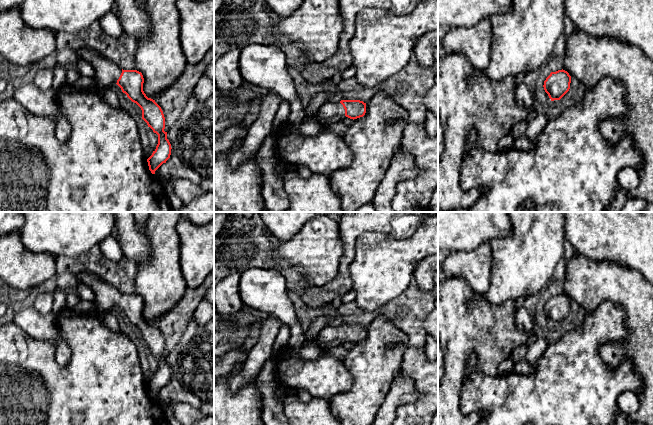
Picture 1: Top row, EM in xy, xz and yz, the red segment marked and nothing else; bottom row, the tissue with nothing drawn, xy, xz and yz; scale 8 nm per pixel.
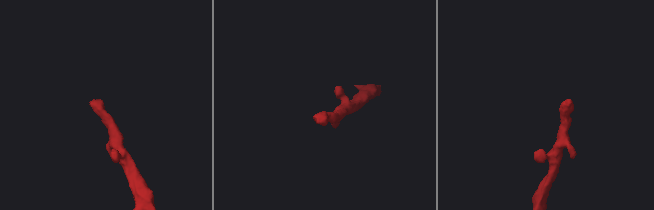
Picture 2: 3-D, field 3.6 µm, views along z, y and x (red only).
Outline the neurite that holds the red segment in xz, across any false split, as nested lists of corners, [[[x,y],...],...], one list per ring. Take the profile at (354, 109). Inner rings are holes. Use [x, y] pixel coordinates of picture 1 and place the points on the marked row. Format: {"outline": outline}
{"outline": [[[341,100],[338,103],[327,101],[315,115],[321,126],[329,127],[341,119],[348,117],[357,119],[366,113],[366,103],[360,100]]]}

